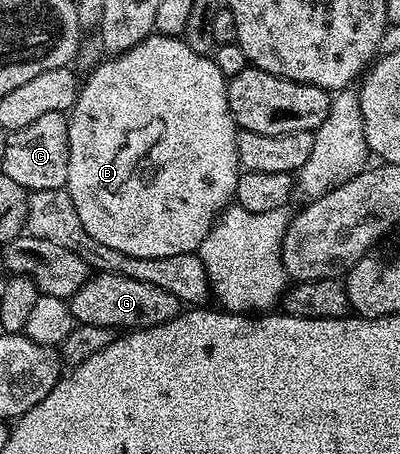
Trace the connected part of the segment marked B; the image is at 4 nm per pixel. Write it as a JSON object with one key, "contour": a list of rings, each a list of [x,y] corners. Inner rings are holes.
{"contour":[[[154,32],[141,40],[141,44],[106,60],[108,62],[101,63],[85,78],[80,85],[75,106],[69,111],[69,180],[65,188],[73,200],[73,208],[77,208],[77,216],[81,216],[81,224],[85,224],[85,232],[89,232],[93,240],[98,240],[108,248],[117,248],[117,252],[125,252],[125,256],[160,258],[194,254],[211,231],[215,219],[232,205],[241,173],[235,139],[237,127],[227,99],[227,79],[224,78],[221,68],[217,68],[214,57],[193,52],[193,48],[189,48],[182,37],[170,38]]]}

